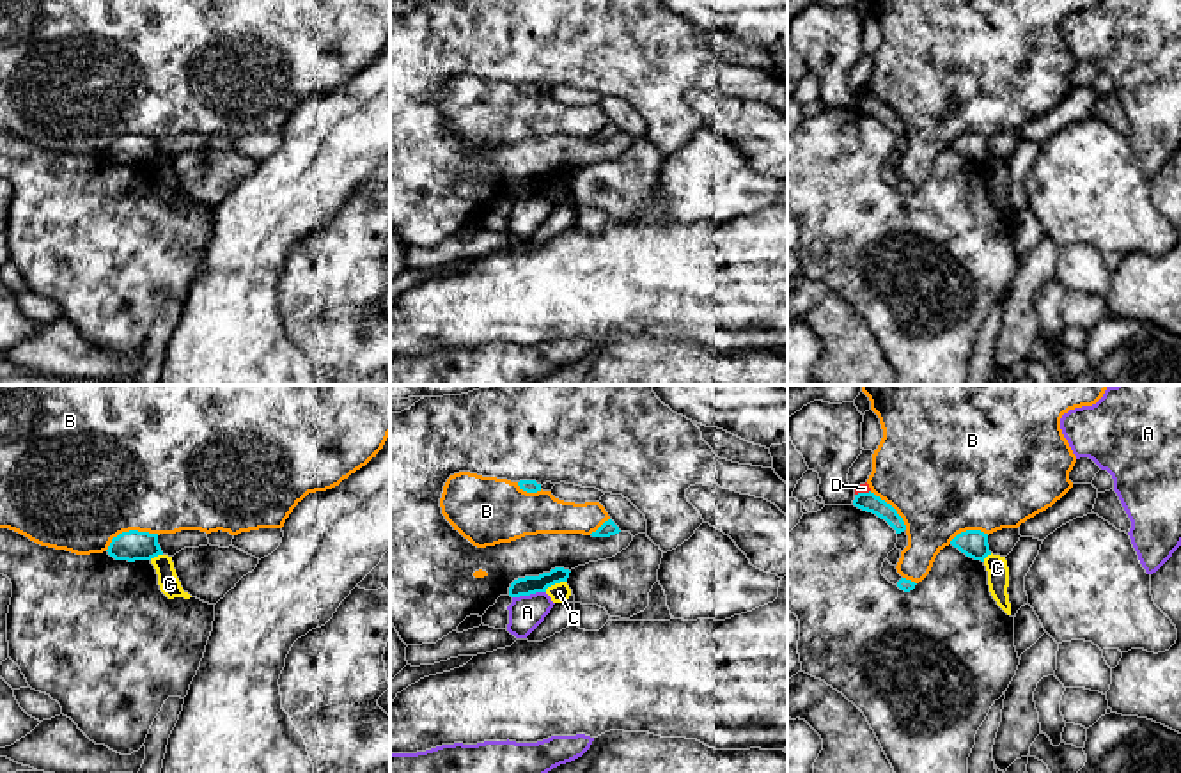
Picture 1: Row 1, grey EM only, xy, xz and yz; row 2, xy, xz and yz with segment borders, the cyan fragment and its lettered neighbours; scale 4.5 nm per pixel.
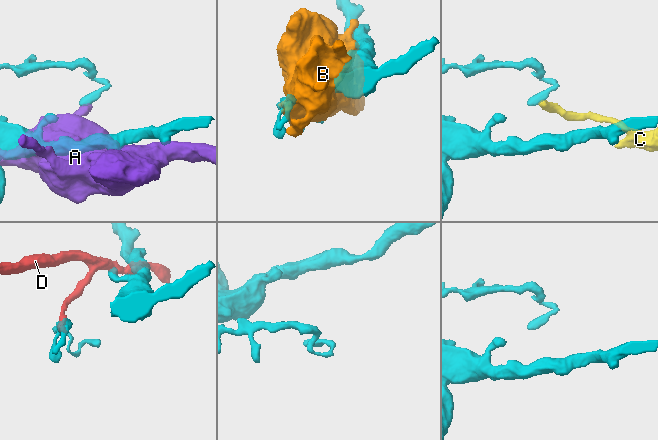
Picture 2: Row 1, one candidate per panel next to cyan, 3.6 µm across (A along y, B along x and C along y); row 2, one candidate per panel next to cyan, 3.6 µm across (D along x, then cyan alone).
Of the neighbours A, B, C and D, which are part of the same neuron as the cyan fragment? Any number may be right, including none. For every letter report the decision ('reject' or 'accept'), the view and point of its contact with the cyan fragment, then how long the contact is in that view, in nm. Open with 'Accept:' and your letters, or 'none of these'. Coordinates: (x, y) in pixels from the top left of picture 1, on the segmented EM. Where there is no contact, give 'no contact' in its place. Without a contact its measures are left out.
Accept: none of these
A: reject; meets cyan in xz at (529, 594); contact 160 nm long
B: reject; meets cyan in xy at (130, 530); contact 260 nm long
C: reject; meets cyan in xz at (555, 582); contact 120 nm long
D: reject; meets cyan in yz at (862, 493); contact 80 nm long

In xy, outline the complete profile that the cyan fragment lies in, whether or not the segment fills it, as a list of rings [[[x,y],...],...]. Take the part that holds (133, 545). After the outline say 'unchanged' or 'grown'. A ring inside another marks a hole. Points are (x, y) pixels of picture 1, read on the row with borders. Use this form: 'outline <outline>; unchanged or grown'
outline [[[129,530],[122,532],[112,539],[108,546],[108,555],[115,560],[151,560],[158,555],[163,555],[158,544],[158,534]]]; unchanged

